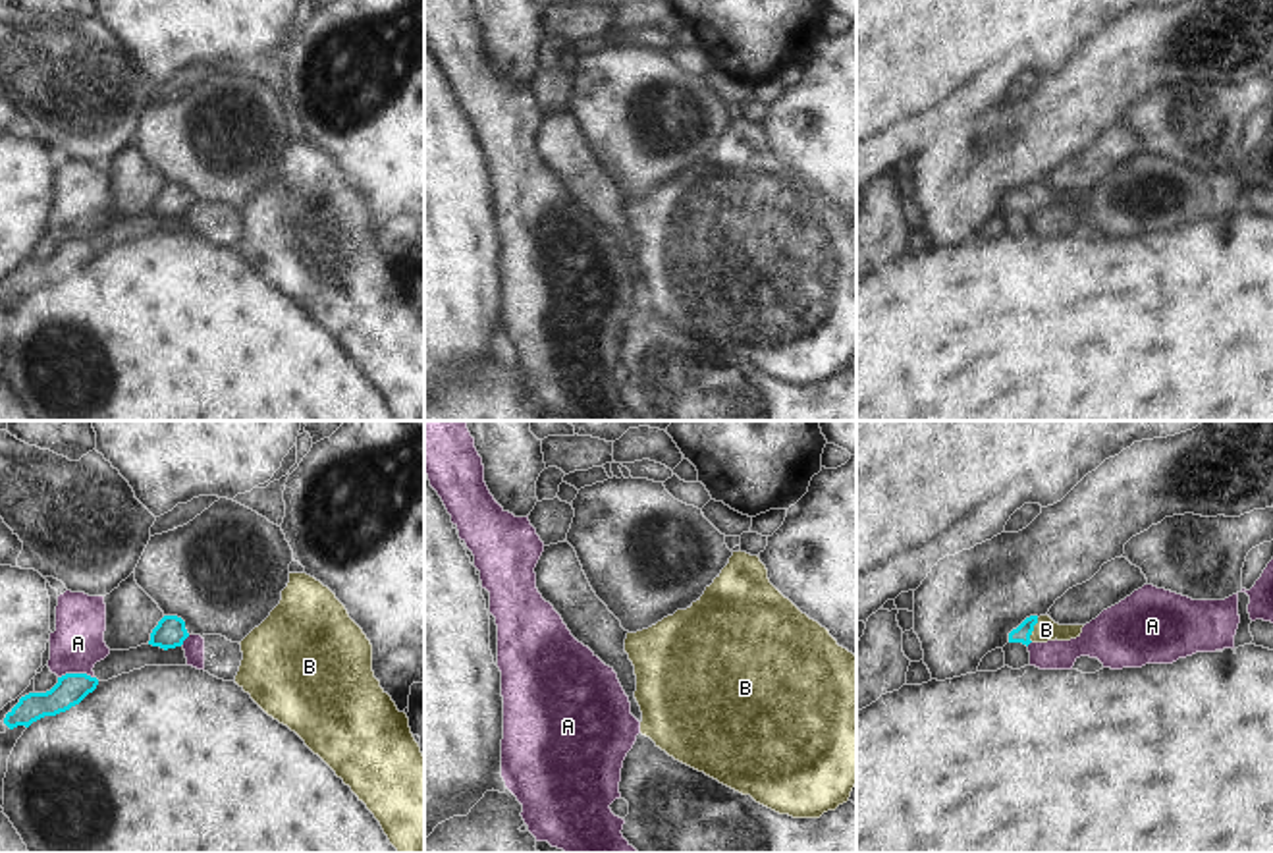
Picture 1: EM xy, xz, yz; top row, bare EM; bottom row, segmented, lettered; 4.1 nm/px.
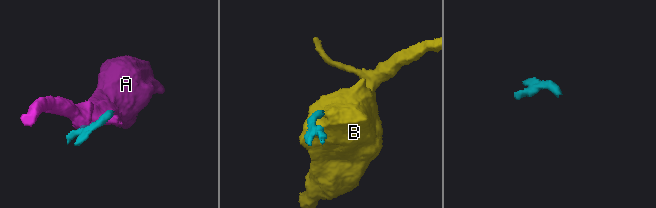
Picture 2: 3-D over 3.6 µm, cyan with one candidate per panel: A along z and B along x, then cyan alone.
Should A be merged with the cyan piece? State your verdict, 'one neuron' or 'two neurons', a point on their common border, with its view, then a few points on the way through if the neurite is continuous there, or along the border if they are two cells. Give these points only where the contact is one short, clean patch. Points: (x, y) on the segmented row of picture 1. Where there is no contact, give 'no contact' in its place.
two neurons; contact xy (76, 674)

